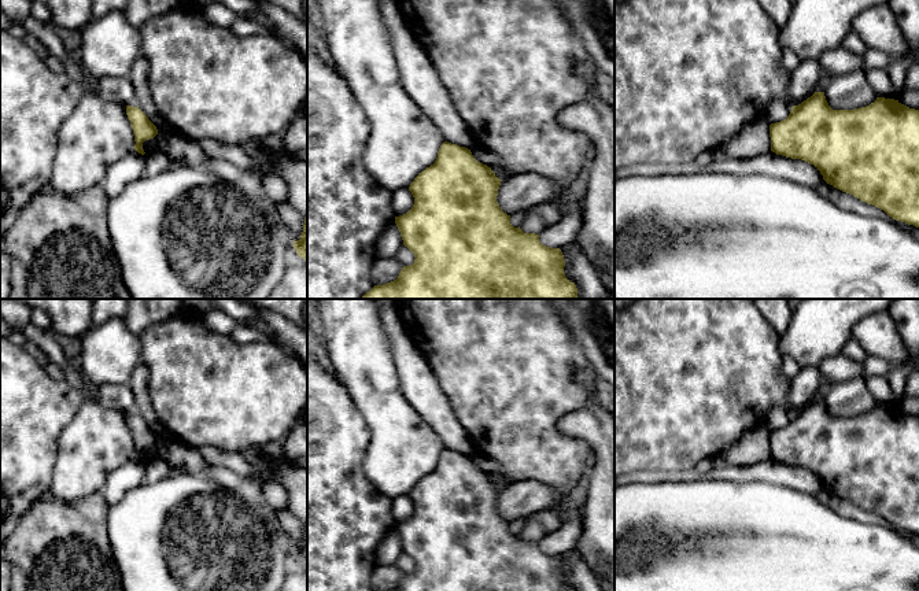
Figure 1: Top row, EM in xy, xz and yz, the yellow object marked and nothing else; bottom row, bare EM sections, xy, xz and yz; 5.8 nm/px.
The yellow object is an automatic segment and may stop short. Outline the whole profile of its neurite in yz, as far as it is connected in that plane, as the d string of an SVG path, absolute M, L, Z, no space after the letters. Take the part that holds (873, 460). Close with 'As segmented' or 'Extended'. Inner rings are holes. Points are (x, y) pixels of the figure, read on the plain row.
M815 399L786 426L771 431L769 444L776 462L813 472L834 495L919 535L919 417L885 405L861 415L833 417L824 399Z. As segmented

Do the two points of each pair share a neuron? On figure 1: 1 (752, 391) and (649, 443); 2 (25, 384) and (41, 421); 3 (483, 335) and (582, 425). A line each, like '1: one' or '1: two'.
1: one
2: one
3: two

